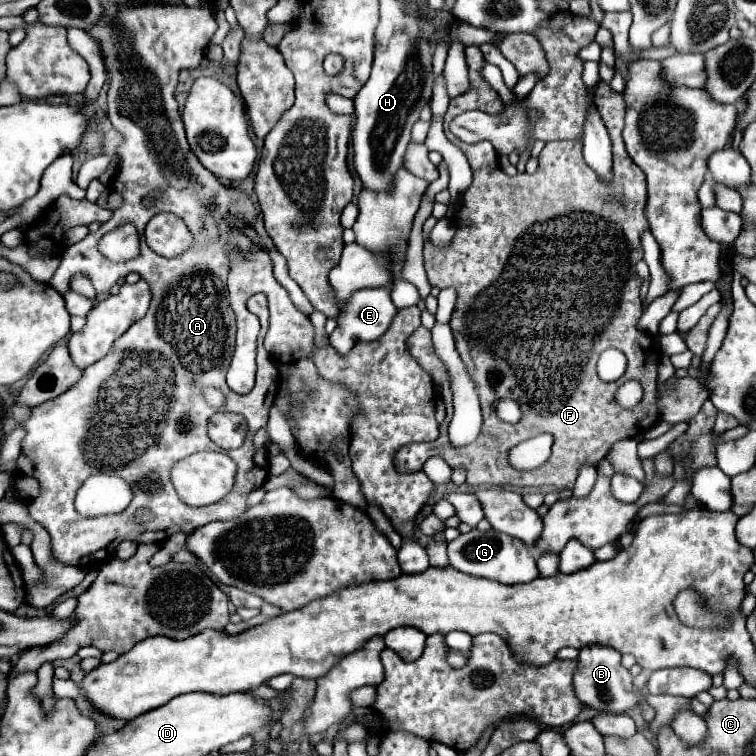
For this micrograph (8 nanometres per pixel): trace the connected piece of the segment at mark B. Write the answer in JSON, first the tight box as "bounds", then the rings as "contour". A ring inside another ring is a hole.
{"bounds":[573,646,643,714],"contour":[[[585,646],[579,650],[577,658],[577,670],[573,674],[573,688],[575,696],[581,700],[581,704],[597,710],[597,712],[615,712],[625,714],[633,708],[637,708],[643,700],[641,692],[633,686],[633,676],[627,668],[621,664],[621,654],[613,650],[611,646]]]}

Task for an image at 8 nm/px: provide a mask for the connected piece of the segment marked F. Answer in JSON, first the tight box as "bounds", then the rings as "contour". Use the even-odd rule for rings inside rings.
{"bounds":[395,82,659,488],"contour":[[[599,82],[597,84],[597,90],[593,92],[593,102],[595,106],[599,106],[599,114],[609,130],[609,136],[611,136],[611,142],[613,142],[613,170],[615,170],[615,178],[612,178],[610,185],[601,184],[599,178],[595,176],[595,172],[585,164],[583,160],[583,154],[581,154],[581,142],[569,142],[569,140],[557,140],[557,142],[547,142],[545,148],[541,150],[541,156],[539,156],[539,168],[533,176],[529,174],[517,174],[517,176],[507,176],[501,168],[499,168],[499,162],[497,162],[497,154],[495,154],[495,148],[491,146],[491,142],[477,142],[477,144],[465,144],[461,142],[457,136],[453,136],[447,126],[449,126],[449,118],[445,118],[445,134],[449,138],[449,142],[453,142],[455,146],[459,146],[463,150],[463,154],[467,156],[469,164],[471,164],[471,170],[473,170],[473,182],[471,186],[465,190],[465,194],[461,196],[461,210],[457,212],[457,216],[453,218],[453,224],[457,228],[457,234],[453,238],[453,242],[439,250],[431,244],[425,244],[425,250],[423,250],[423,256],[425,256],[425,270],[427,270],[427,278],[429,278],[429,284],[431,286],[437,286],[437,288],[455,288],[457,290],[457,304],[455,304],[455,310],[453,310],[453,316],[451,316],[451,330],[455,338],[456,349],[459,350],[461,356],[469,354],[471,356],[471,362],[467,362],[467,370],[469,374],[473,374],[473,382],[477,382],[477,396],[481,398],[481,412],[483,412],[483,426],[481,426],[481,434],[477,436],[477,442],[471,442],[469,446],[449,446],[449,436],[447,436],[447,428],[453,417],[452,406],[452,389],[450,384],[450,377],[442,366],[442,372],[440,373],[440,362],[437,363],[437,354],[433,350],[433,342],[431,342],[431,336],[429,336],[429,330],[419,326],[411,336],[408,338],[408,349],[410,354],[417,360],[431,376],[433,376],[434,383],[439,382],[443,386],[441,398],[446,407],[446,418],[443,424],[439,426],[441,428],[441,436],[435,440],[435,442],[427,442],[427,444],[409,444],[409,446],[403,446],[401,450],[397,450],[395,454],[395,466],[397,466],[397,472],[417,472],[423,468],[423,464],[433,458],[433,456],[441,456],[451,468],[463,468],[467,472],[467,484],[469,486],[545,486],[545,484],[551,484],[551,486],[557,486],[557,488],[573,488],[575,484],[575,478],[577,478],[577,470],[581,464],[585,462],[591,462],[591,464],[597,464],[609,450],[609,446],[613,446],[613,442],[619,442],[619,440],[625,440],[625,438],[635,438],[637,434],[643,434],[647,432],[657,420],[659,420],[659,408],[657,408],[657,368],[659,368],[659,348],[649,348],[649,336],[639,330],[639,340],[637,340],[637,320],[641,318],[643,310],[641,310],[641,298],[639,298],[639,288],[643,284],[643,280],[639,278],[637,270],[635,270],[635,264],[639,260],[643,260],[643,250],[641,250],[641,234],[649,228],[649,222],[645,218],[645,194],[647,194],[646,179],[643,171],[633,162],[627,150],[625,150],[625,144],[621,140],[621,130],[623,130],[623,118],[625,118],[625,102],[623,102],[623,94],[619,92],[613,92],[611,86],[607,82]],[[609,348],[617,348],[621,350],[625,356],[627,356],[627,370],[625,374],[615,380],[615,382],[603,382],[599,380],[597,376],[597,358],[603,350],[609,350]],[[629,380],[637,380],[643,388],[643,398],[641,398],[641,406],[633,406],[633,408],[623,408],[617,404],[615,400],[615,392],[619,386],[623,386],[625,382]],[[503,398],[511,398],[519,404],[521,408],[521,420],[517,424],[505,424],[503,420],[497,418],[497,412],[495,412],[495,406],[497,406],[497,400],[503,400]],[[543,432],[549,432],[553,434],[555,442],[553,442],[553,454],[549,456],[549,460],[537,468],[537,470],[531,470],[531,472],[519,472],[515,468],[509,466],[507,462],[507,450],[511,446],[517,446],[519,442],[527,440],[527,438],[533,438],[537,434],[543,434]]]}

